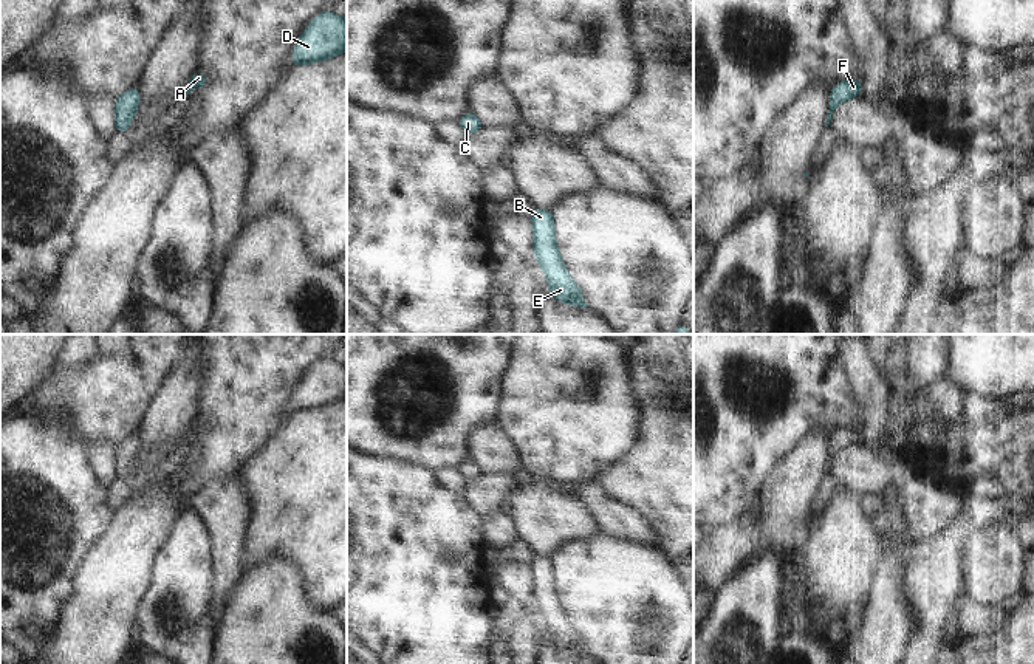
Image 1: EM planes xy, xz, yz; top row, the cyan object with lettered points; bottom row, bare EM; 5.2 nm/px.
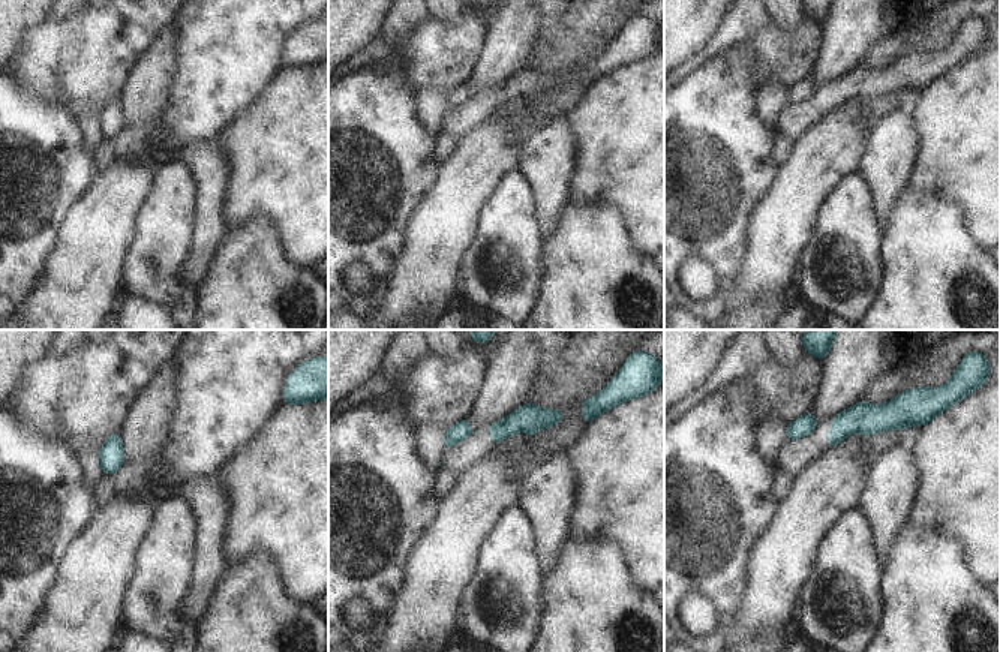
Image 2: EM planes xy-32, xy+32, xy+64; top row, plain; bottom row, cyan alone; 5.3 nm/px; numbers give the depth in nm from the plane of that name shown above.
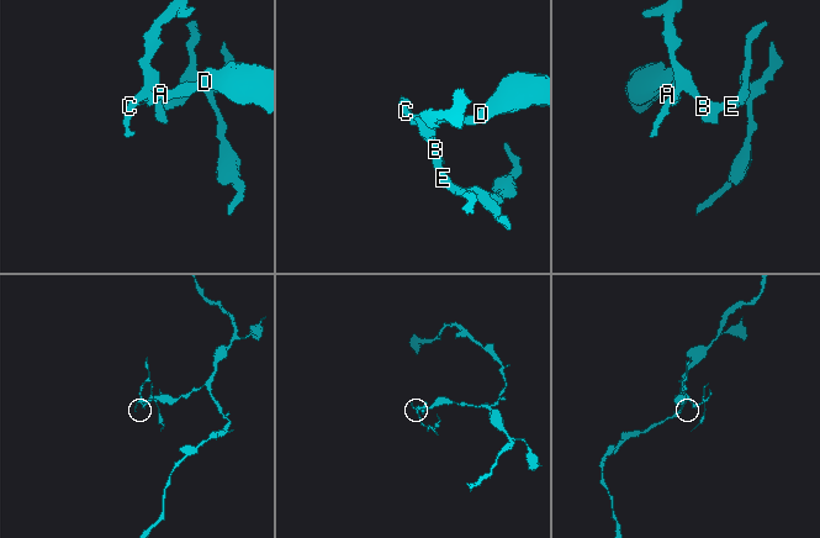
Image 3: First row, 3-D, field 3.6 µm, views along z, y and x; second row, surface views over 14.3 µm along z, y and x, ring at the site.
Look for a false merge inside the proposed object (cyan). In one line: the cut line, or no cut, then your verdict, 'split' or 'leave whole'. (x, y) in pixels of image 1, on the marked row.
xy (138, 106), (135, 109) | split

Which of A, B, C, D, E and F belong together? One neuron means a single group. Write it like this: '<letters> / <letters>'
A D / B C E F

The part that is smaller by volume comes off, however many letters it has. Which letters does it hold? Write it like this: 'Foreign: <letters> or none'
Foreign: B, C, E, F

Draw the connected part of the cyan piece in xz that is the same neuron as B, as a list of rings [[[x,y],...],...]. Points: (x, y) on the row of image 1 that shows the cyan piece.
[[[534,207],[532,215],[532,246],[536,262],[545,272],[550,283],[550,293],[557,302],[570,303],[579,308],[588,308],[582,299],[580,288],[571,280],[556,245],[554,217],[551,210]]]

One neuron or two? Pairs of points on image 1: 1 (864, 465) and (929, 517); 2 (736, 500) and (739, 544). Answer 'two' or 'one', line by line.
1: one
2: two

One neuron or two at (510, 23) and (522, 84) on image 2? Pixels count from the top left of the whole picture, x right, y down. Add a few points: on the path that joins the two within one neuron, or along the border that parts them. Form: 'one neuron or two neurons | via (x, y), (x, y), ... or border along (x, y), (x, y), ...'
two neurons | border along (529, 65), (514, 72), (504, 83), (488, 87)

